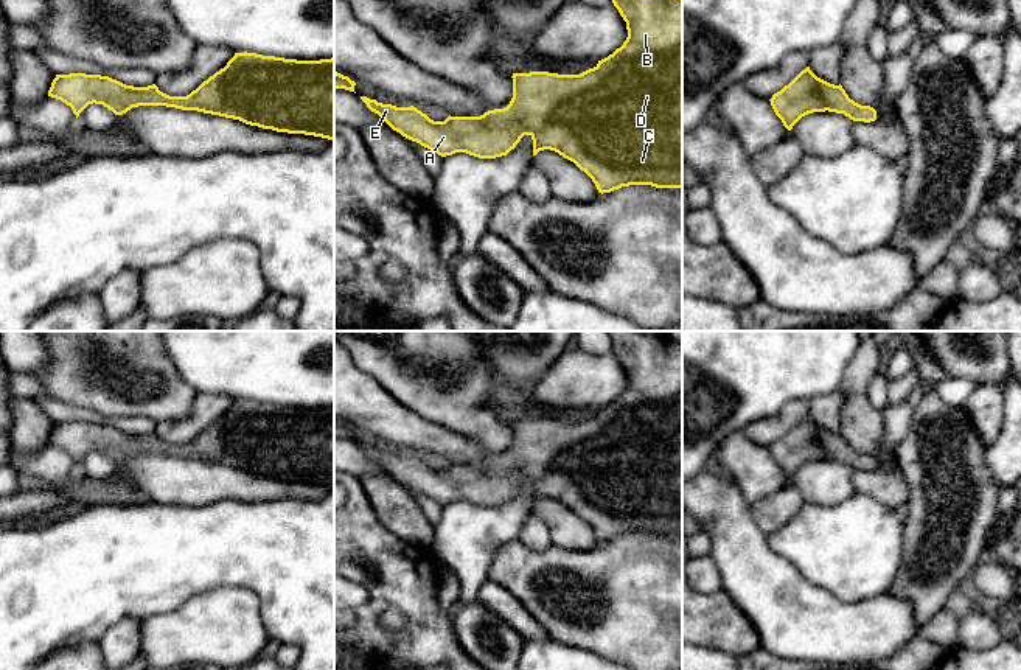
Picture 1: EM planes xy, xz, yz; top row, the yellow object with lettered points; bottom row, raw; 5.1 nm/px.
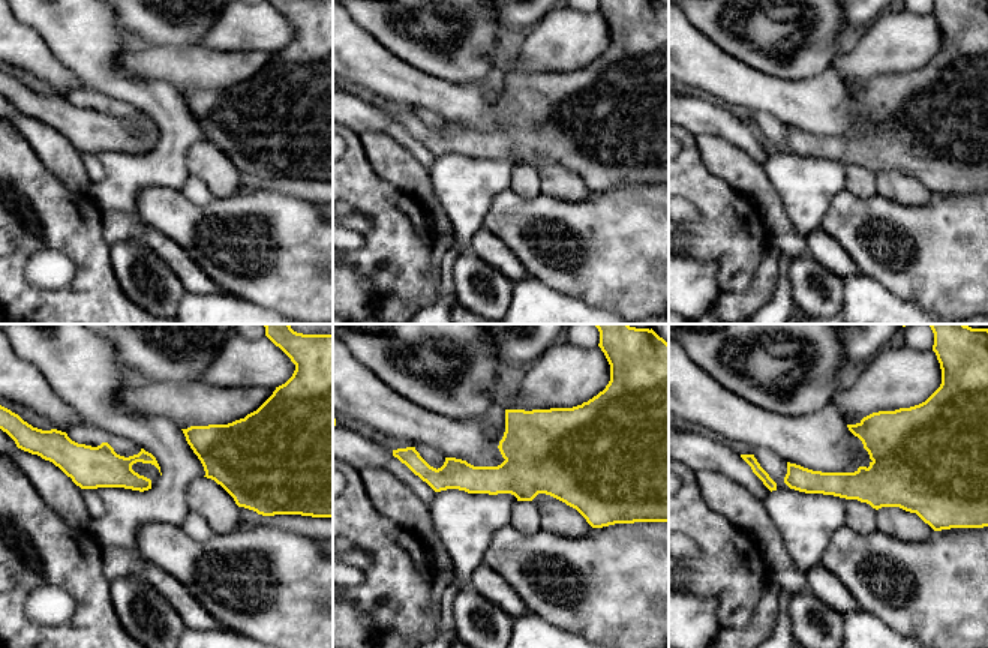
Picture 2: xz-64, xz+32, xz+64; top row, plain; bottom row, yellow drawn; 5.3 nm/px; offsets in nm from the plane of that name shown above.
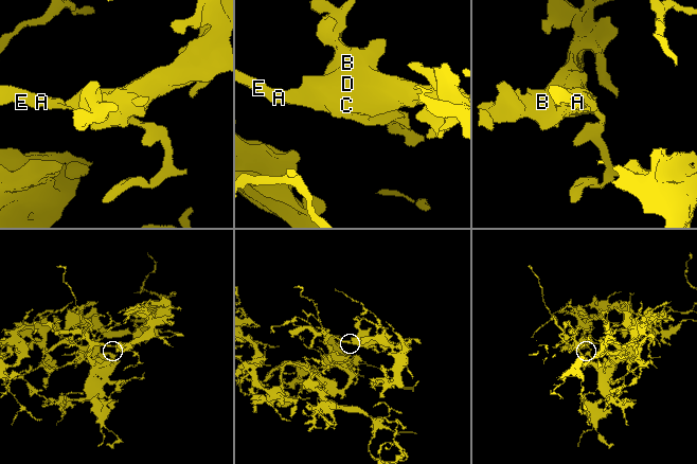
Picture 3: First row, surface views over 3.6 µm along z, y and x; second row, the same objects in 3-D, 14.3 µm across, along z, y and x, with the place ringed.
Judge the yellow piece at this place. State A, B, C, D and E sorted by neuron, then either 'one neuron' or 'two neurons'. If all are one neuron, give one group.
A E / B C D; two neurons

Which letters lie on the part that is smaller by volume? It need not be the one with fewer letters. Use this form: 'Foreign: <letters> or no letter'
Foreign: B, C, D

